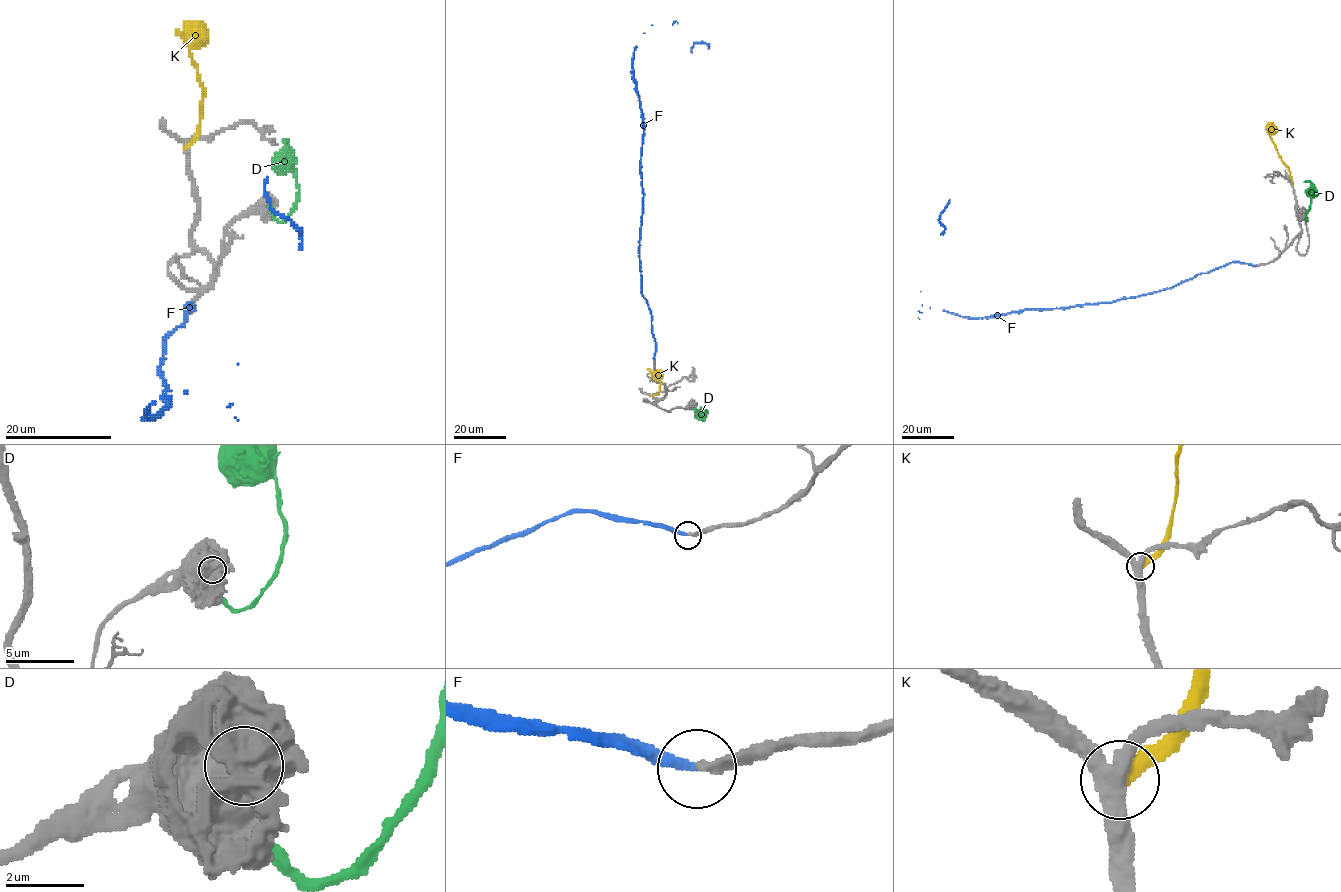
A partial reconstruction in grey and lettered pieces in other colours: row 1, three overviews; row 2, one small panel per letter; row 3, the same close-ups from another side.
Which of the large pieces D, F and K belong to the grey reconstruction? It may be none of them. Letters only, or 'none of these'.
F

